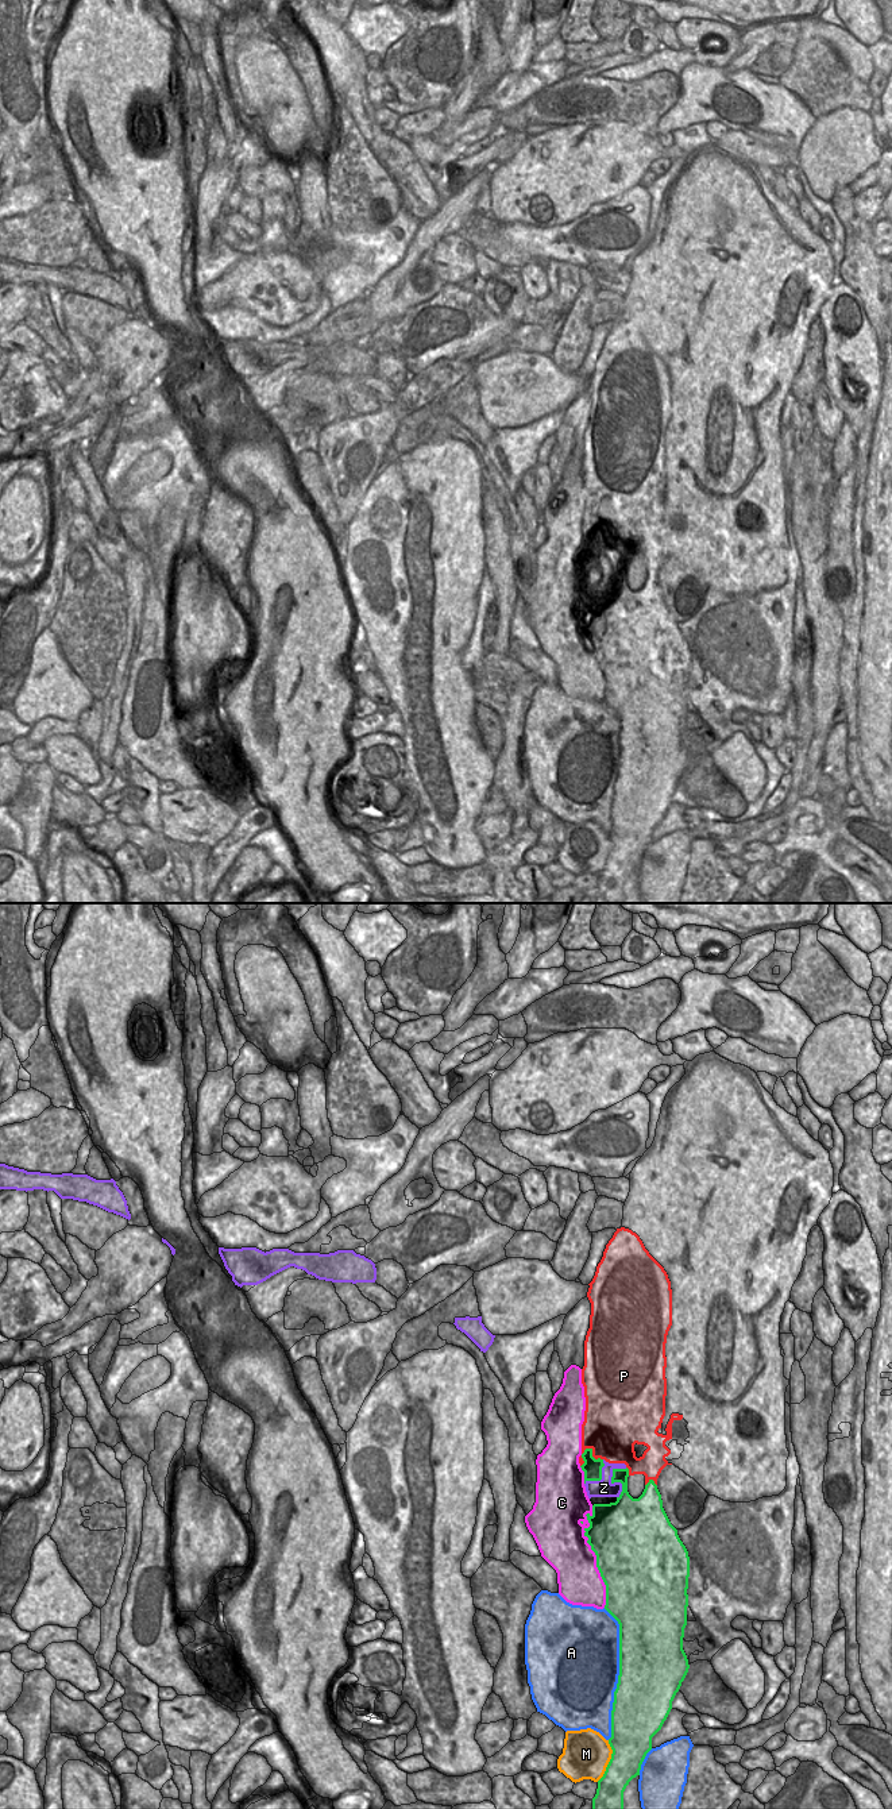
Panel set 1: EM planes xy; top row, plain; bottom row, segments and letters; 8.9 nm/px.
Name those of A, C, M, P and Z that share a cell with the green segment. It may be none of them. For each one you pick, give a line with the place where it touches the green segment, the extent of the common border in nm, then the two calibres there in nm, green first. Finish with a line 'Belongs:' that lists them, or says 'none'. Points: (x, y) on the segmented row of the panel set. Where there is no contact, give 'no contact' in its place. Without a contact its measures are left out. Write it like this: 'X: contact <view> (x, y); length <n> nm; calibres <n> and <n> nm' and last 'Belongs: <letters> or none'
P: contact xy (587, 1449); length 220 nm; calibres 170 and 440 nm
Belongs: P

